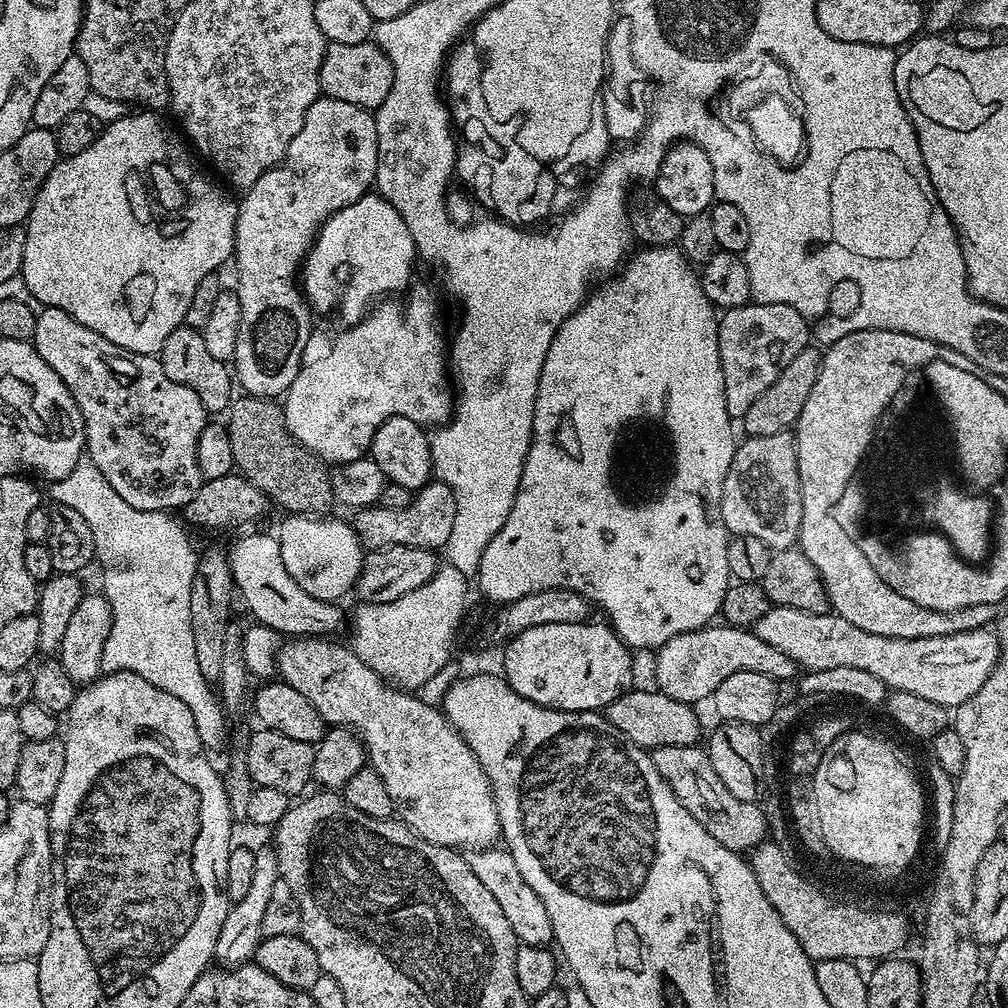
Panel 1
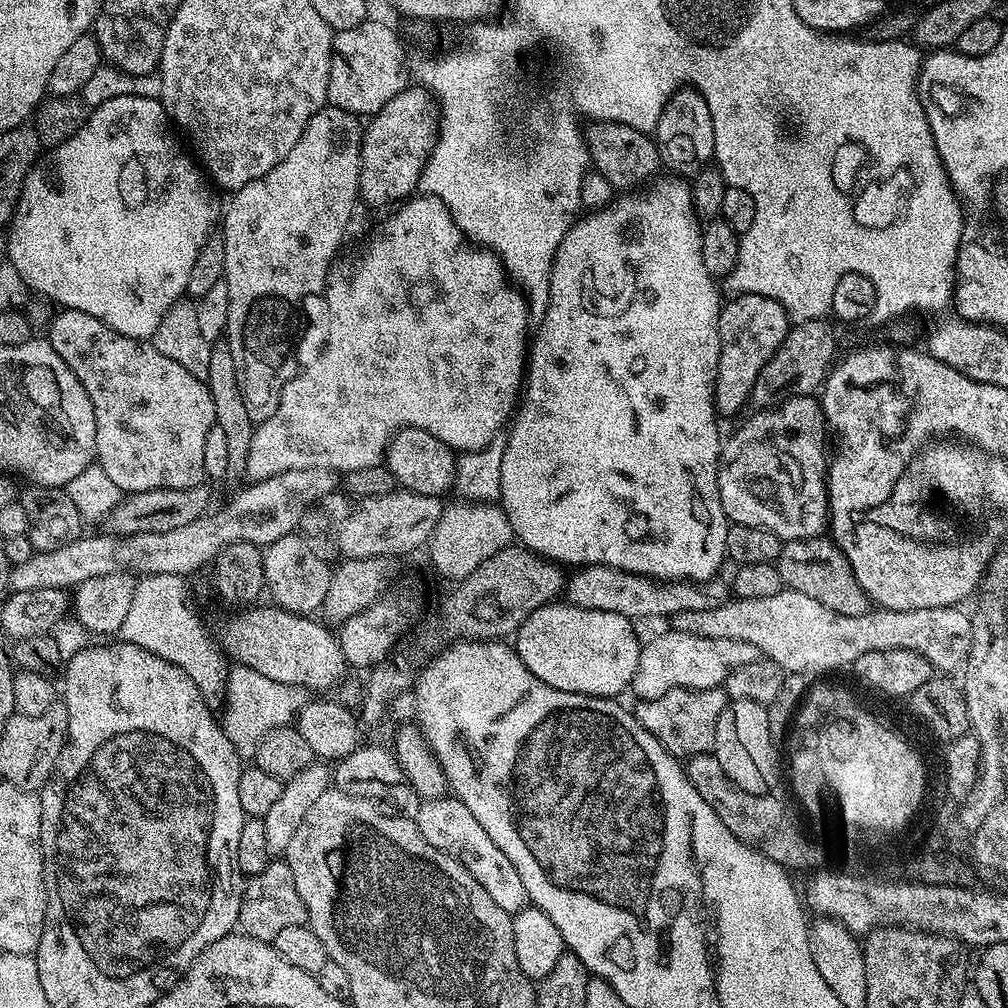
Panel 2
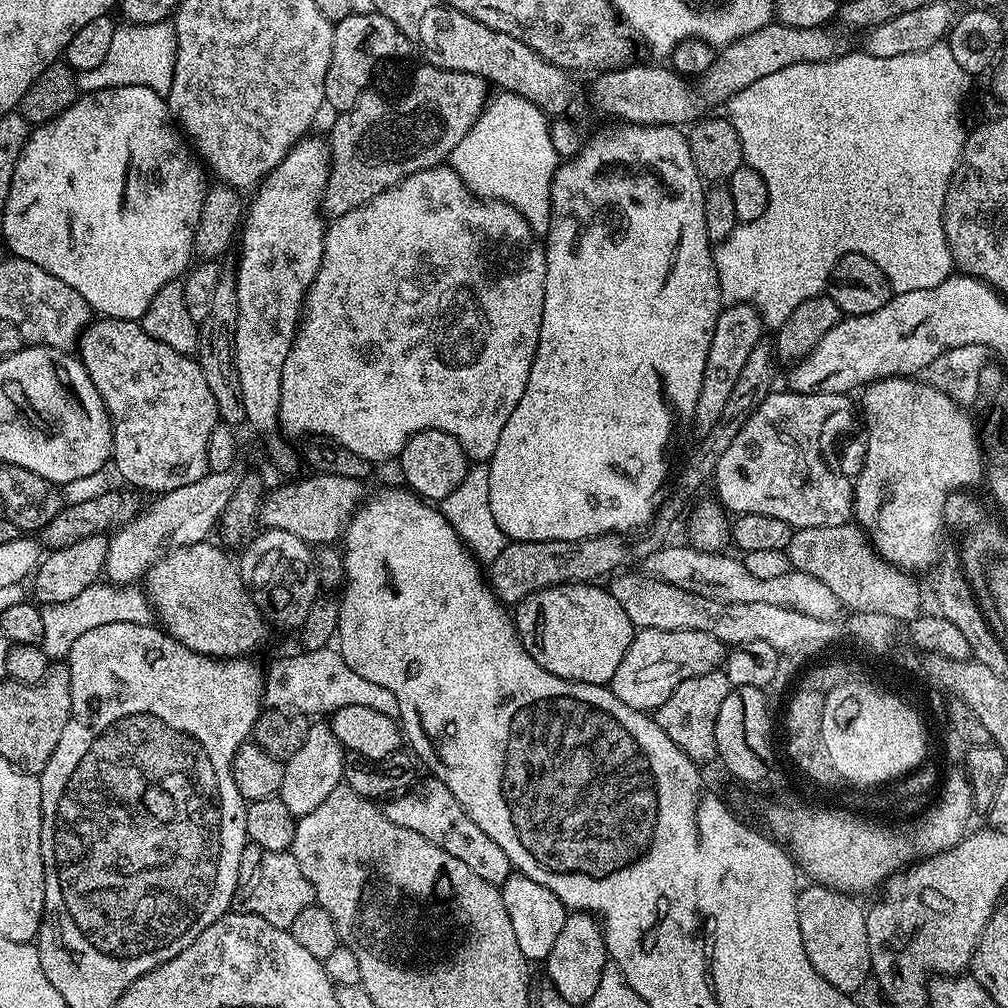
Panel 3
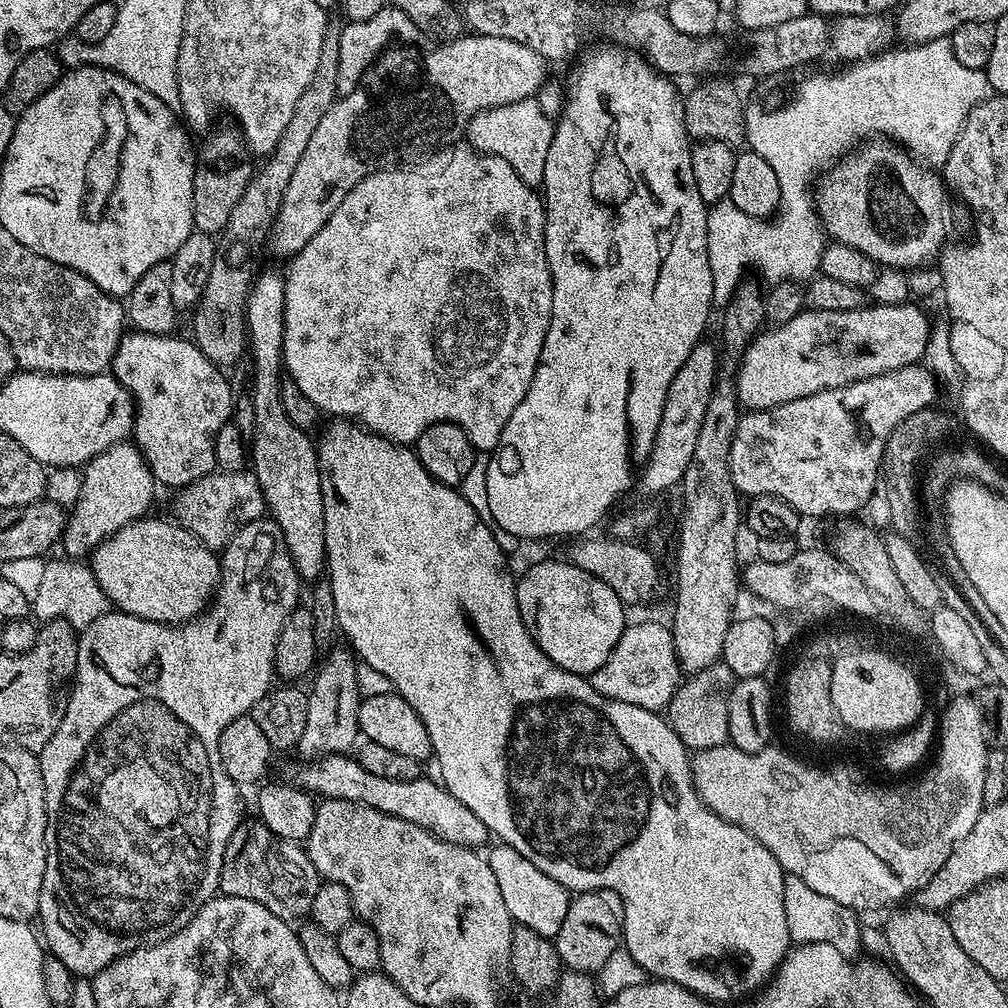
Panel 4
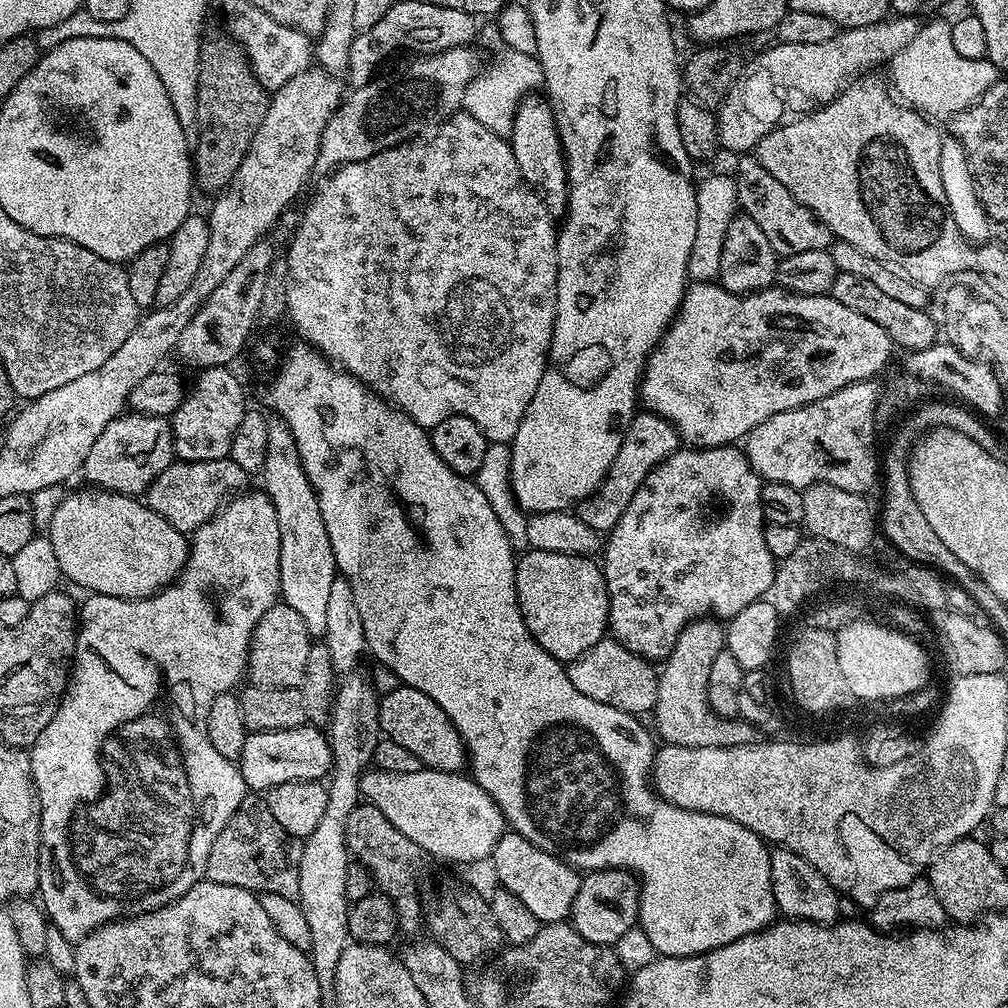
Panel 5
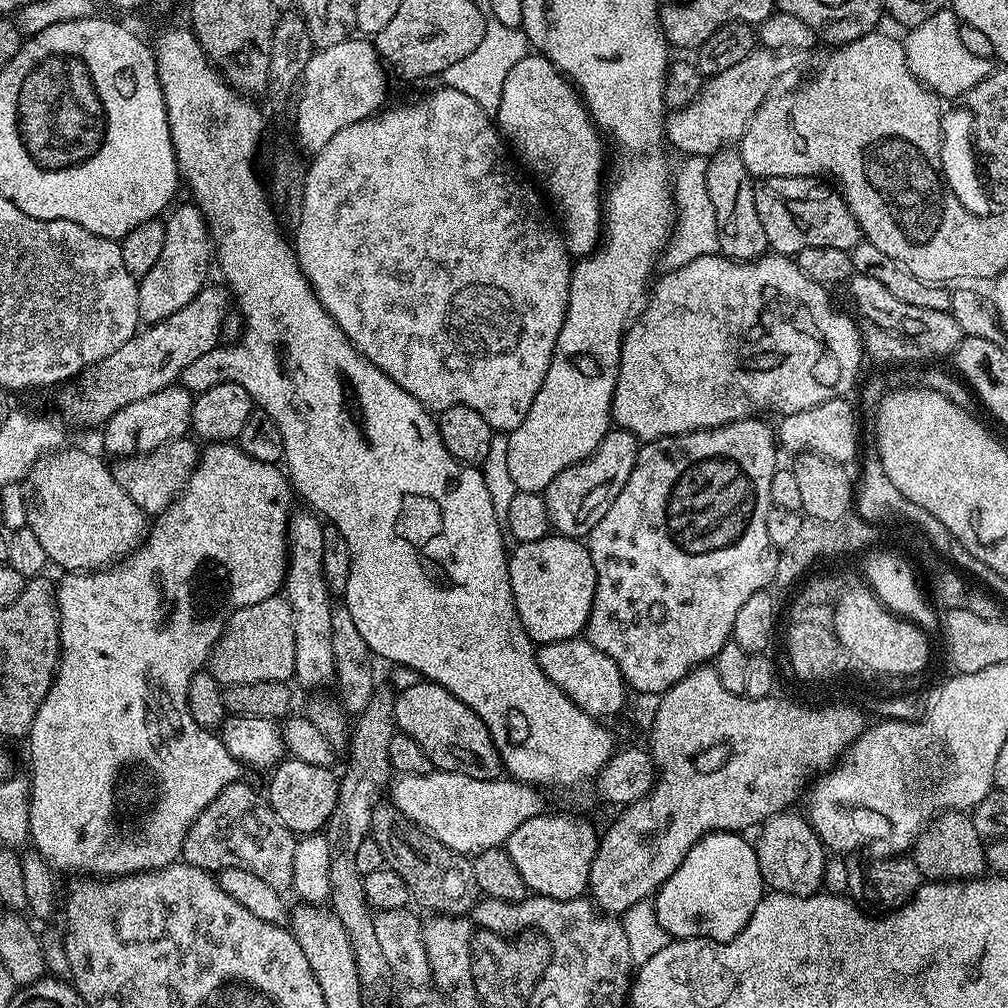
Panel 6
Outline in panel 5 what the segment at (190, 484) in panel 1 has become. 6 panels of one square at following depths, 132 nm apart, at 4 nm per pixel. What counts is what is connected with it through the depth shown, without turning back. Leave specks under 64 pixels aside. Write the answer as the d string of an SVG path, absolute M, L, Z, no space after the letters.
M231 367L206 368L187 389L184 400L170 417L172 446L181 460L223 460L228 456L234 430L246 411L244 388Z

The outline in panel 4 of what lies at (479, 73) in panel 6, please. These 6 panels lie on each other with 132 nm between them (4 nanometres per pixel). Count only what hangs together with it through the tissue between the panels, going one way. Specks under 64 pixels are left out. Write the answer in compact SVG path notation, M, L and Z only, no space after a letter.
M520 100L507 108L476 113L475 118L468 124L466 140L483 155L504 158L510 166L514 166L514 174L518 174L522 182L540 186L544 183L544 167L552 141L552 128L550 120L548 124L547 114L542 109L528 106L528 100Z

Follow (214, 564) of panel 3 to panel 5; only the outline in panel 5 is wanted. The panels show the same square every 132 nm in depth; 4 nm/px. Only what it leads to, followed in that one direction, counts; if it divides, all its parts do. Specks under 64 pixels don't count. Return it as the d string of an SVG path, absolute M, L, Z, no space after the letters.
M95 486L83 487L69 496L59 497L46 529L50 546L54 548L54 558L58 560L60 574L65 581L85 588L83 591L88 594L140 600L144 596L153 596L180 575L190 547L185 533L170 526L166 518L154 514L154 510L150 510L143 499L105 492Z

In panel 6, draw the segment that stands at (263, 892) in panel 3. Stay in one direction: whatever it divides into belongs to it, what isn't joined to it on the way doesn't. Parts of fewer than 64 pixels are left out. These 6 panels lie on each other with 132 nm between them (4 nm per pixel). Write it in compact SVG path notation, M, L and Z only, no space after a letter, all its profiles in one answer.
M237 782L226 786L202 814L190 826L190 830L184 839L183 863L193 864L196 868L202 868L205 872L219 874L226 870L242 870L254 875L262 882L272 886L277 892L284 894L292 887L294 878L294 854L297 837L279 820L268 800L260 796L245 782Z

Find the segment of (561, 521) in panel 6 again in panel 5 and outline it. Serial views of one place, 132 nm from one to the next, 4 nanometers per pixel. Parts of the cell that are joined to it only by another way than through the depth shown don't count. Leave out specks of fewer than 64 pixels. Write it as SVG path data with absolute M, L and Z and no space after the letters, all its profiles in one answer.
M637 411L636 415L627 421L624 441L622 442L610 470L604 480L591 495L585 495L578 504L580 520L593 528L595 532L607 534L622 518L626 506L630 506L630 498L638 494L638 486L646 482L646 474L658 467L670 454L681 447L680 433L668 420L664 420L654 412Z

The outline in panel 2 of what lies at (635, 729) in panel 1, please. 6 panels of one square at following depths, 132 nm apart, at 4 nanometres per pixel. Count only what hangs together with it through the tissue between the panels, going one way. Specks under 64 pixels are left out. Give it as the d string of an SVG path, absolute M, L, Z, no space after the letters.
M723 687L718 688L671 688L658 698L640 700L634 708L636 721L662 746L677 758L687 758L712 752L714 730L718 726L718 714L730 702L730 697Z

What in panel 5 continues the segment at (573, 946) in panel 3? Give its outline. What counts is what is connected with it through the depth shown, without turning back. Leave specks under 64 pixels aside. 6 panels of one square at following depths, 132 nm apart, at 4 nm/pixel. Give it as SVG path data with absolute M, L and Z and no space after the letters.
M603 868L601 872L587 873L578 886L578 894L572 903L570 923L586 938L586 942L614 946L626 930L637 927L640 919L640 884L633 873L622 868Z

